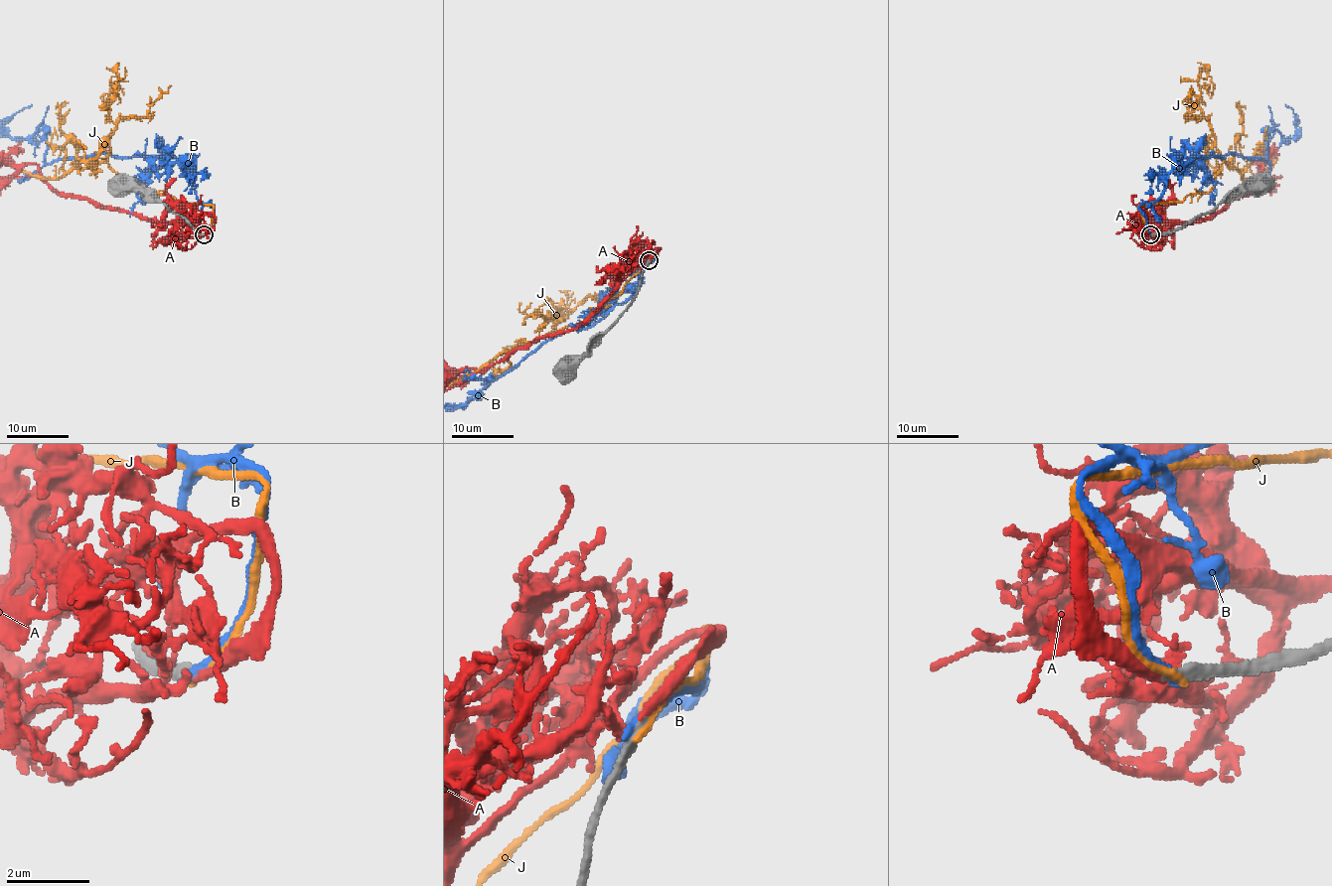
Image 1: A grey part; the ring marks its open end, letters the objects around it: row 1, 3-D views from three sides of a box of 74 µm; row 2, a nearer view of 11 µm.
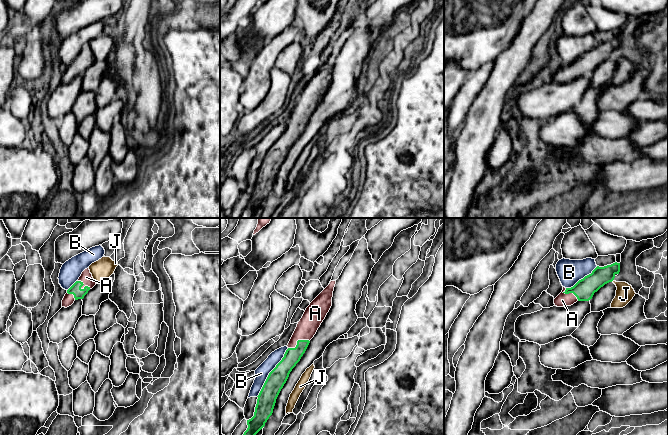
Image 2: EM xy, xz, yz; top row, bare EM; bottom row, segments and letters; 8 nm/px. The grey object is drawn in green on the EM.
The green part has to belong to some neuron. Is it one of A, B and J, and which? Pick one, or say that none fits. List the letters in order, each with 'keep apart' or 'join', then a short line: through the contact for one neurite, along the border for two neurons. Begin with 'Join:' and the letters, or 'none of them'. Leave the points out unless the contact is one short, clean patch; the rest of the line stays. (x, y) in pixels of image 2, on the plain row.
Join: A
A: join; line xz (292, 132), (296, 125), (297, 117), (314, 91)
B: keep apart
J: keep apart; line yz (613, 55), (611, 57)

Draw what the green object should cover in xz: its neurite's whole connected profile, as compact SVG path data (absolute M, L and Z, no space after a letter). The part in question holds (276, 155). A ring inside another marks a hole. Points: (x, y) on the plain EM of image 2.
M330 60L310 79L287 121L282 136L269 149L259 171L254 192L247 196L248 204L240 218L252 218L254 212L265 202L273 189L276 175L286 159L290 148L305 129L310 116L316 110L321 99L332 82L333 67L336 60Z

